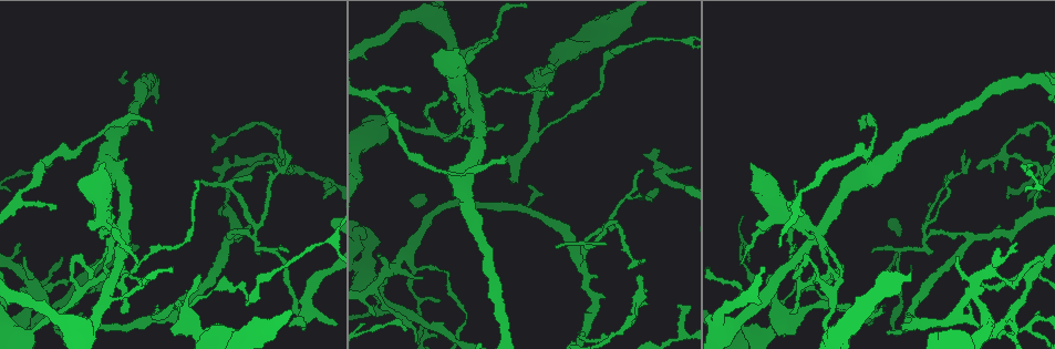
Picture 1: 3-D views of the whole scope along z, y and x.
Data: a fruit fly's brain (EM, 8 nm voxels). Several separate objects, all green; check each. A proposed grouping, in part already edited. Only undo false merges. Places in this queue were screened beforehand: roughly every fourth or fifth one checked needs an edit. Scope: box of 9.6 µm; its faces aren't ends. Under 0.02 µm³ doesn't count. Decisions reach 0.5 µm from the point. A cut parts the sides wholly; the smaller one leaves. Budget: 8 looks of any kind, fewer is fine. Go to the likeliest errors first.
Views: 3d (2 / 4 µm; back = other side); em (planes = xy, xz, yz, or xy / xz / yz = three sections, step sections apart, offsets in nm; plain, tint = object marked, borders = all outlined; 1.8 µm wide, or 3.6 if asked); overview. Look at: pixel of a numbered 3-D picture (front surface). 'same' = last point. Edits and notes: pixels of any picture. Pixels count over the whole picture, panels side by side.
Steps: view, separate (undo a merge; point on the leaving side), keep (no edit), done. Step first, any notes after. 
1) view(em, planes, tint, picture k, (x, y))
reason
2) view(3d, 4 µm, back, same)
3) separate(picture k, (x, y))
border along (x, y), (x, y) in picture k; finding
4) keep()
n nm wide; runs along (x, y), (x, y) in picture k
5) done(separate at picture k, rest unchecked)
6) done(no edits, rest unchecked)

view(em, planes, tint, picture 1, (535, 125))
thin neck

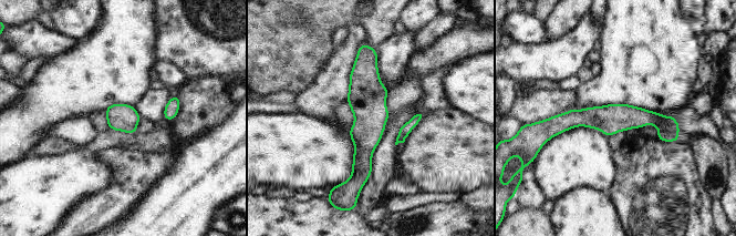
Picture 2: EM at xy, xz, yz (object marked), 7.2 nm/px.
separate(picture 2, (664, 135))
200 nm wide; two neurons meet here

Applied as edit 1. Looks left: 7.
view(overview)

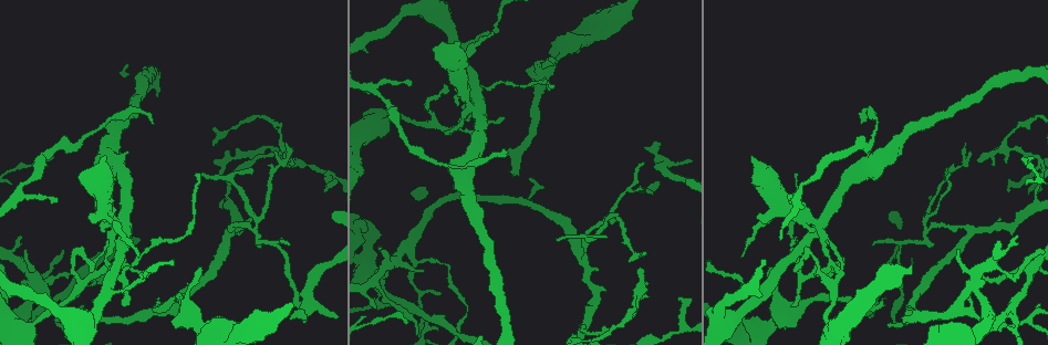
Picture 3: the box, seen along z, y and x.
view(3d, 2 µm, picture 3, (390, 266))
arms part here

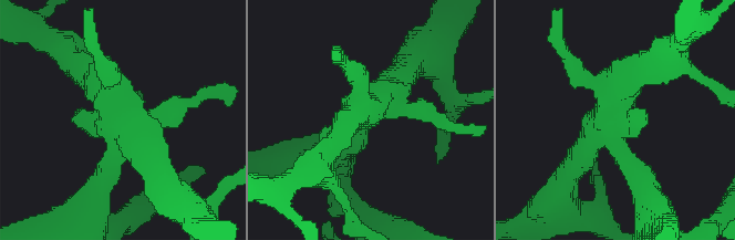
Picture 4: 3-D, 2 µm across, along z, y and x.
view(em, planes, tint, picture 4, (610, 141))

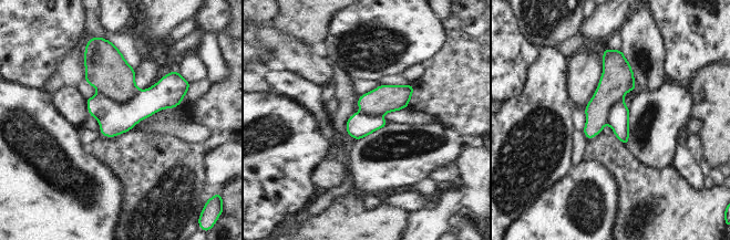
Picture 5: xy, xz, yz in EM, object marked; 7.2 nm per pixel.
keep()
220 nm wide; runs along (410, 87), (384, 98), (349, 131) in picture 5; all the same neuron

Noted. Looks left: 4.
view(em, planes, tint, picture 3, (585, 261))
abrupt turn

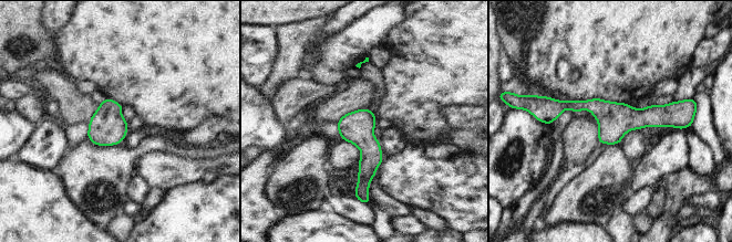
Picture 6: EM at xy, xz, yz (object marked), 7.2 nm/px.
keep()
continuous, no second neuron

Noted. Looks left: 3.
done(separate at picture 2, rest unchecked)

